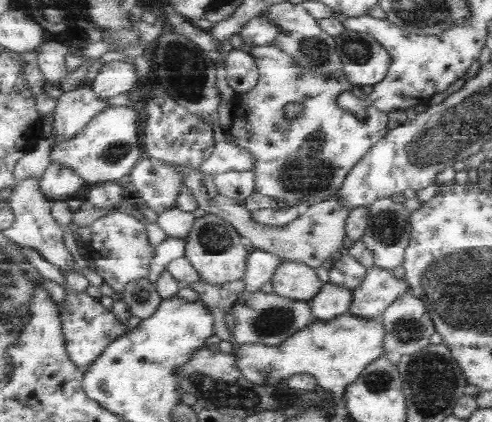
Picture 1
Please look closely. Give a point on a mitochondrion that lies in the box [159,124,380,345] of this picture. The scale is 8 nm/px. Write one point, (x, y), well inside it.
(310, 170)

